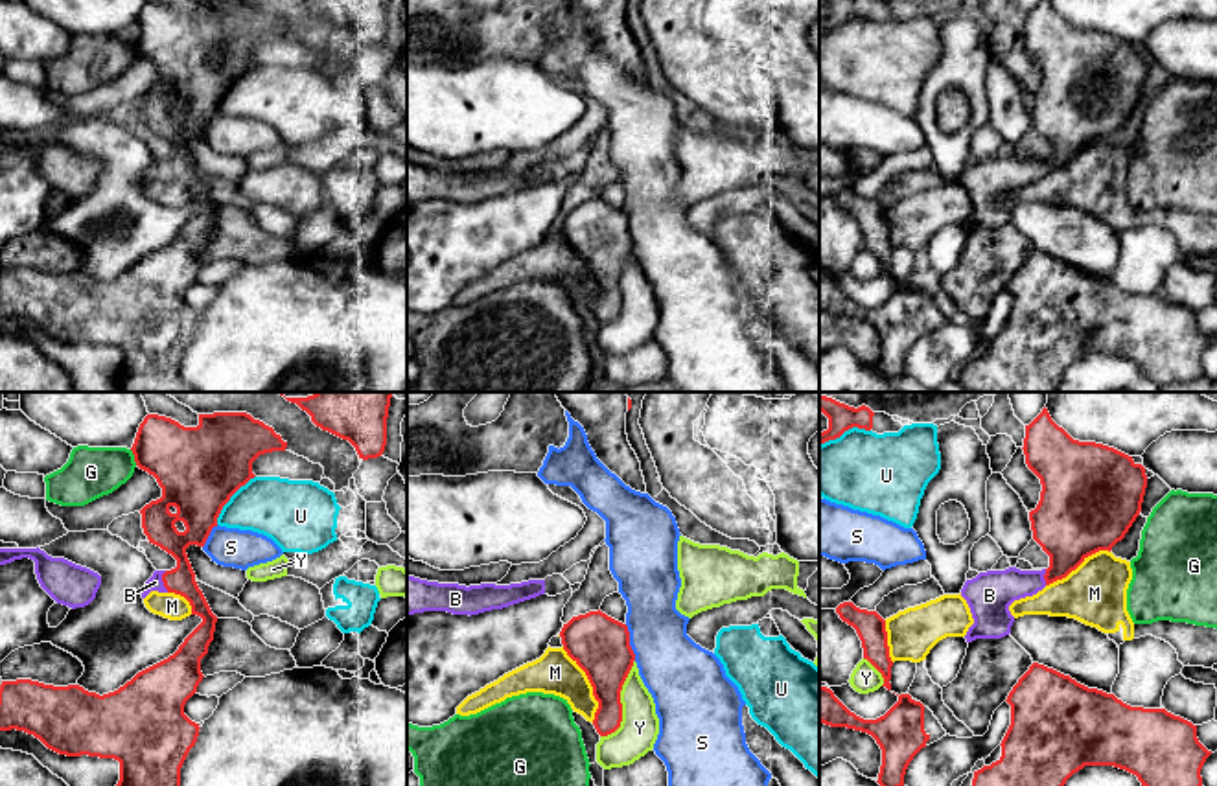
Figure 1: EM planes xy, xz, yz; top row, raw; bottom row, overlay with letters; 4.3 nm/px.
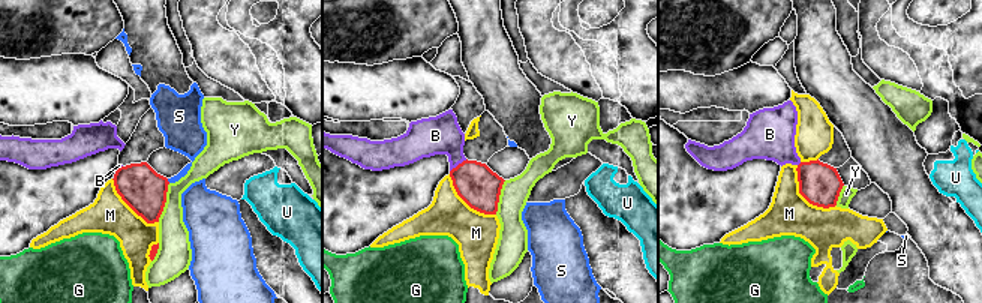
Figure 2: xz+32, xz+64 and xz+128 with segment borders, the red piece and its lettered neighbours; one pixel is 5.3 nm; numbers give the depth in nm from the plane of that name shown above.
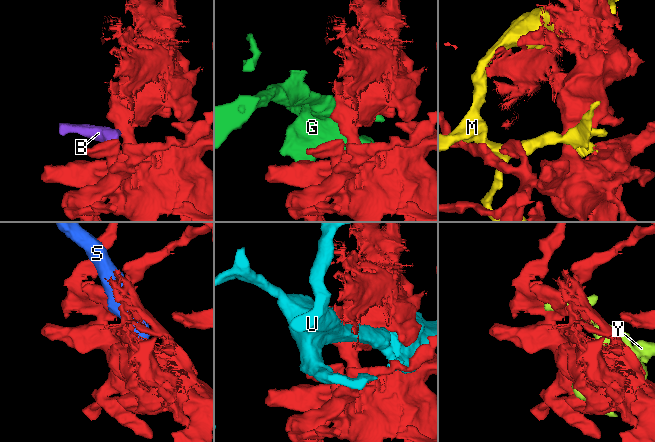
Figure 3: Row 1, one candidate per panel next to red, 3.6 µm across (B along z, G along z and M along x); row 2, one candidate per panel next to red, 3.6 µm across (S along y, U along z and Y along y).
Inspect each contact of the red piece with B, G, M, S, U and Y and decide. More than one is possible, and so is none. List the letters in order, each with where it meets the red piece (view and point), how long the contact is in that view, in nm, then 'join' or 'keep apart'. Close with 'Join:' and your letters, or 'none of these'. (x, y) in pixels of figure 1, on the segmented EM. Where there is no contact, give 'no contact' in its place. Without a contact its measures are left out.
B: contact xy (162, 580); length 100 nm; join
G: contact xy (135, 457); length 80 nm; join
M: contact xz (591, 685); length 360 nm; keep apart
S: contact xz (628, 643); length 170 nm; keep apart
U: contact xy (229, 499); length 280 nm; keep apart
Y: contact xz (619, 702); length 380 nm; keep apart
Join: B, G

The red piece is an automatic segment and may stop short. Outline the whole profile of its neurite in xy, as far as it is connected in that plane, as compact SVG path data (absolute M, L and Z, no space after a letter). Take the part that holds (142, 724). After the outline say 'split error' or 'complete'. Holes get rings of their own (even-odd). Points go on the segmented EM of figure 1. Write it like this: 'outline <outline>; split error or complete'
outline M247 412L199 414L197 427L147 414L131 447L140 469L153 475L162 497L145 504L142 528L149 543L177 560L171 571L155 571L145 582L142 598L151 591L175 593L191 606L191 615L203 622L184 639L168 659L138 672L131 681L109 694L88 692L79 685L53 687L31 679L2 681L0 731L24 731L48 749L66 757L99 757L120 762L116 786L180 786L180 768L195 746L199 723L184 714L186 701L203 681L201 659L214 641L217 617L212 613L188 560L190 545L204 547L217 517L230 497L256 475L252 462L265 453L285 451L287 442L272 427Z; split error

